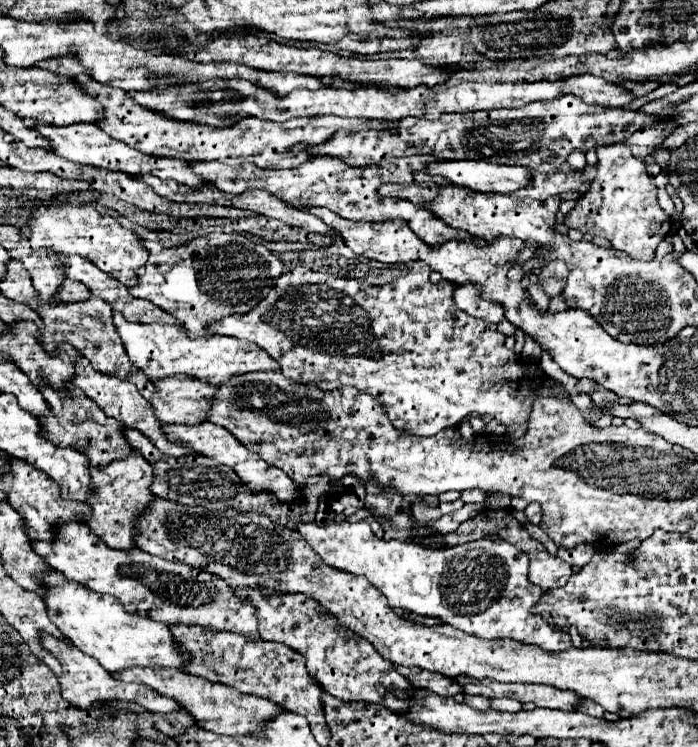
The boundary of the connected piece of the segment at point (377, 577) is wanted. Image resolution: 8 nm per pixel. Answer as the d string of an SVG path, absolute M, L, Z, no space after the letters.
M316 521L298 523L296 531L312 545L312 549L322 557L322 561L334 569L362 575L366 577L376 589L380 589L390 607L402 607L426 617L438 617L442 623L448 623L464 633L484 639L514 639L528 645L538 645L546 651L566 651L572 647L570 635L566 631L552 629L540 615L532 613L532 607L542 597L542 589L528 581L528 557L518 547L500 541L496 543L490 537L482 537L478 541L470 541L456 547L446 549L430 549L416 543L402 543L402 541L386 541L374 537L370 525L366 521L358 523L336 523L328 521L318 525Z

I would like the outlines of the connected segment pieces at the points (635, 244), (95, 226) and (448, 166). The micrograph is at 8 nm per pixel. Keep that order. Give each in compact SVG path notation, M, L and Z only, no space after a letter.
M624 143L598 149L596 177L590 191L576 201L576 207L566 215L564 225L596 237L604 237L614 249L628 253L632 259L652 261L658 243L670 233L670 217L656 201L654 177L646 175L646 163L630 153Z
M62 205L62 207L36 207L28 221L30 243L34 249L52 249L64 255L80 255L98 265L104 273L118 279L122 285L130 287L136 283L136 269L148 259L148 251L142 247L140 239L118 225L110 215L98 213L92 205Z
M436 161L428 165L430 175L442 175L450 183L480 193L514 193L530 183L528 167L496 165L488 161Z

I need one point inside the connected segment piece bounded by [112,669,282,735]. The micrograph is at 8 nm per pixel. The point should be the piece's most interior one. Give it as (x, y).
(216, 707)

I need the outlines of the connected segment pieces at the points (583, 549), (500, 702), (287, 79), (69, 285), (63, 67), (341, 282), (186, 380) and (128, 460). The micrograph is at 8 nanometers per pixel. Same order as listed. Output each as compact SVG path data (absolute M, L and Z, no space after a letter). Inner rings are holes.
M576 545L574 549L562 549L558 547L558 557L564 559L570 565L586 565L590 561L590 557L596 553L596 545Z
M493 699L490 701L490 707L494 710L516 713L522 709L522 703L518 703L515 699Z
M268 73L266 79L258 81L258 85L272 89L276 95L286 95L292 89L298 89L298 87L308 87L308 89L322 87L318 79L312 79L312 77L306 77L306 75L282 75L282 73Z
M64 279L56 294L56 299L60 301L84 301L86 297L90 297L88 287L72 279Z
M58 57L58 61L42 61L42 65L38 65L40 69L46 69L54 75L64 75L64 77L74 77L78 73L82 73L82 65L78 65L78 61L74 61L74 57Z
M420 261L414 263L404 277L382 287L372 287L358 279L338 279L330 273L296 265L282 271L274 289L270 289L270 293L250 313L222 317L222 321L210 323L208 331L256 343L276 359L282 373L296 383L316 385L324 391L354 385L356 389L370 393L378 399L398 429L418 437L440 433L472 415L498 419L506 427L526 425L538 391L548 383L558 395L568 397L560 383L550 381L538 369L536 361L522 361L514 351L506 349L504 337L498 333L494 323L474 319L460 311L452 301L454 289L456 285L450 281L432 283L430 267ZM512 371L526 373L522 373L518 381L508 381Z
M188 375L162 377L152 383L156 391L148 403L158 421L182 425L198 425L204 421L214 397L214 385Z
M130 455L118 461L112 461L110 465L102 469L90 467L90 489L94 489L94 497L90 497L88 505L92 509L92 515L84 521L94 535L98 535L108 547L128 551L136 547L132 539L132 527L136 517L148 507L150 499L154 497L150 491L152 483L152 467L142 455Z

